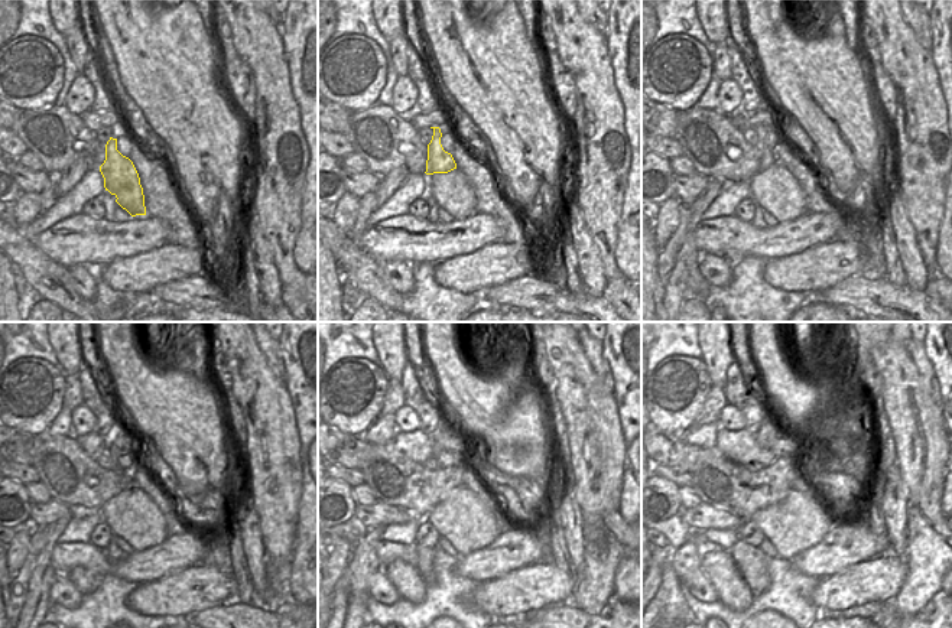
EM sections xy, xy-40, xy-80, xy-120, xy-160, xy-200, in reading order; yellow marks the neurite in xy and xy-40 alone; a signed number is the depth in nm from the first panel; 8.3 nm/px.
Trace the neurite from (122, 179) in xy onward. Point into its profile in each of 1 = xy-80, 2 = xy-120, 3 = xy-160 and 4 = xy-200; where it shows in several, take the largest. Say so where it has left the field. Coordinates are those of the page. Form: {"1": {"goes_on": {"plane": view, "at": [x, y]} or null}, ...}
{"1": {"goes_on": {"plane": "xy-80", "at": [767, 156]}}, "2": {"goes_on": {"plane": "xy-120", "at": [114, 452]}}, "3": {"goes_on": {"plane": "xy-160", "at": [436, 445]}}, "4": {"goes_on": {"plane": "xy-200", "at": [767, 432]}}}

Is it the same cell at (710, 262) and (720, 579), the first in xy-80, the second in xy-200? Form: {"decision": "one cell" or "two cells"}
{"decision": "two cells"}

